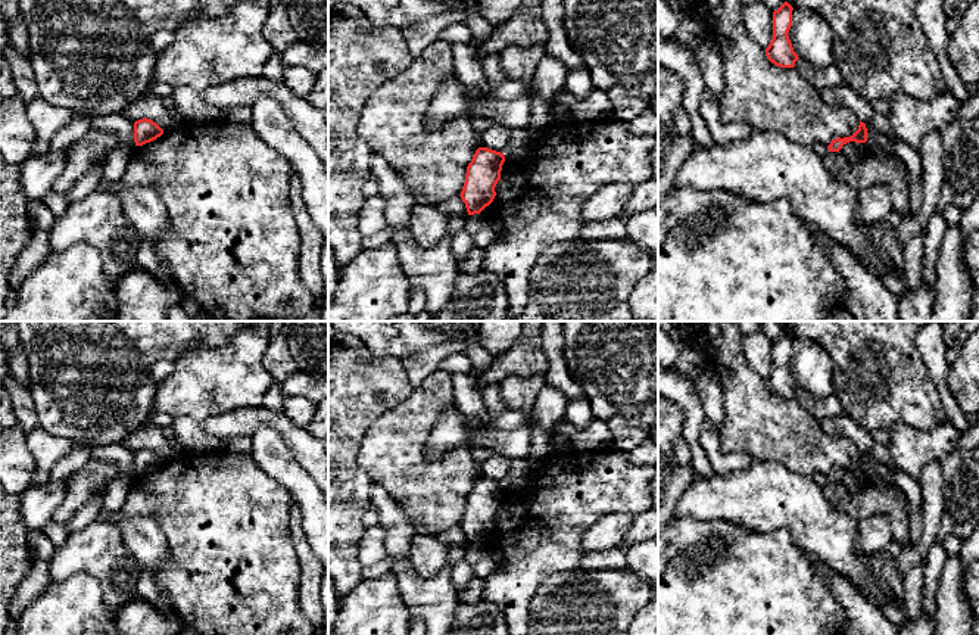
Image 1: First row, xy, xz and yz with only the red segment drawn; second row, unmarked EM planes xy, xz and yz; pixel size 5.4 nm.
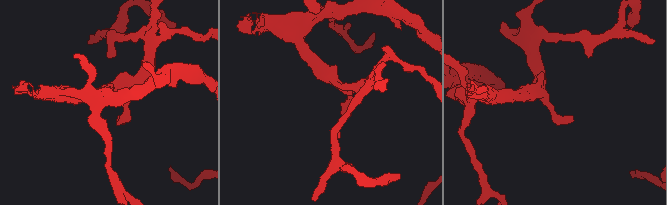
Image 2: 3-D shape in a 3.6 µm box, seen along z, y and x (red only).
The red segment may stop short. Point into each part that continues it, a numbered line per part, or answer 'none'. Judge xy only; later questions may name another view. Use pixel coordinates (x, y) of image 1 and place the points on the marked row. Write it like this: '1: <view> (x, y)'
none

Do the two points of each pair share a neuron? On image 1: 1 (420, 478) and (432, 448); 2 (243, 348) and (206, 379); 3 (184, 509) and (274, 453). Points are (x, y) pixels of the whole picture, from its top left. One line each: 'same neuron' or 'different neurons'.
1: different neurons
2: same neuron
3: different neurons

